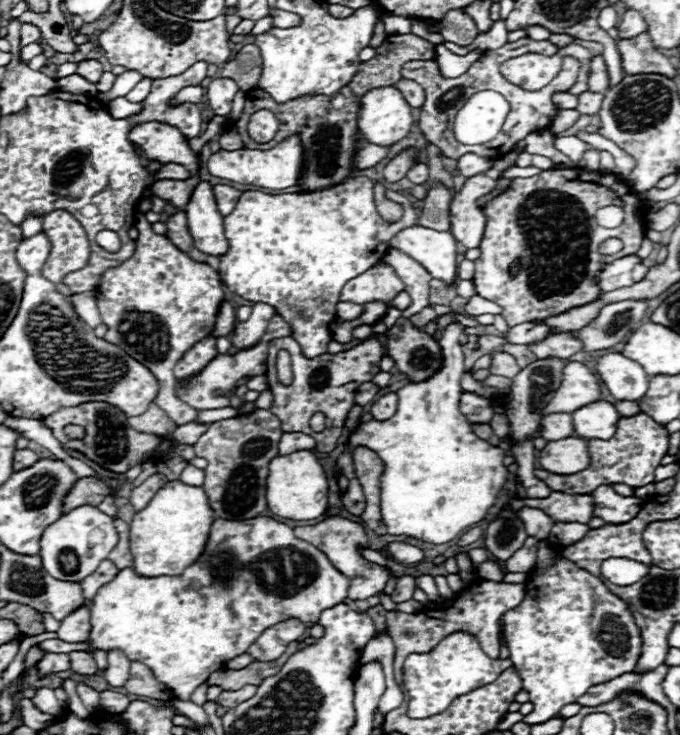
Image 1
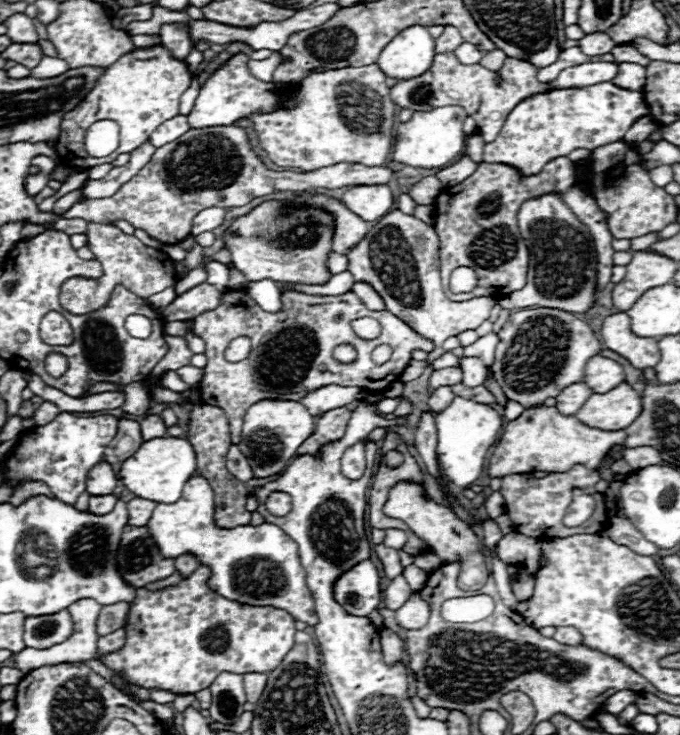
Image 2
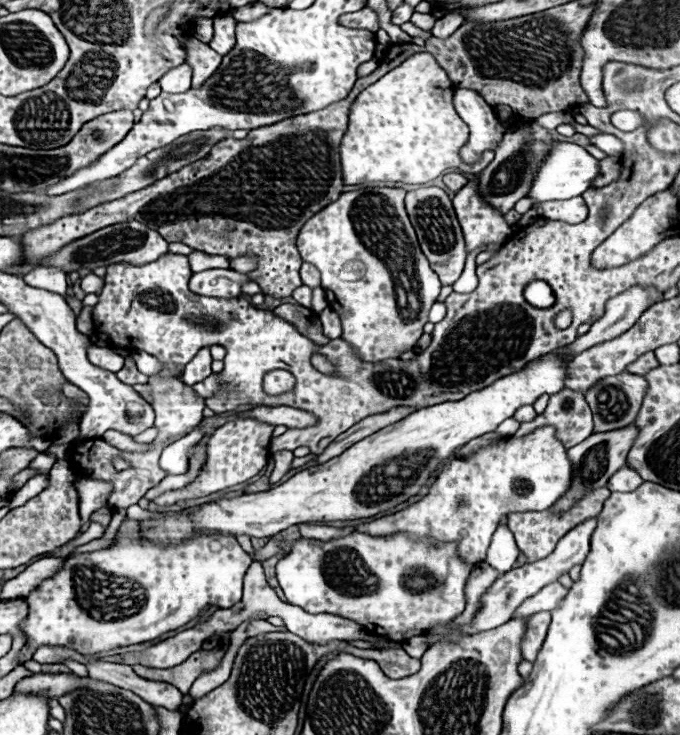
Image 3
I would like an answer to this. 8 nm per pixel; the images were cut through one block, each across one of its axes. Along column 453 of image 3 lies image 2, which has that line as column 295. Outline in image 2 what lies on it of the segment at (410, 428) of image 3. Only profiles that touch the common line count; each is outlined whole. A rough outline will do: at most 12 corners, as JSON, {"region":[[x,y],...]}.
{"region":[[260,400],[244,416],[240,452],[254,478],[298,456],[314,416],[294,400]]}

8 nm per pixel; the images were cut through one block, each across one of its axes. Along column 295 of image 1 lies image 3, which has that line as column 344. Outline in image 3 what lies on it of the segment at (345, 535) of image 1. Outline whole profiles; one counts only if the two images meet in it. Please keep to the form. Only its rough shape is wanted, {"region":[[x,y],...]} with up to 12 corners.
{"region":[[554,428],[450,460],[416,504],[350,532],[456,542],[486,558],[510,512],[546,510],[572,462]]}

